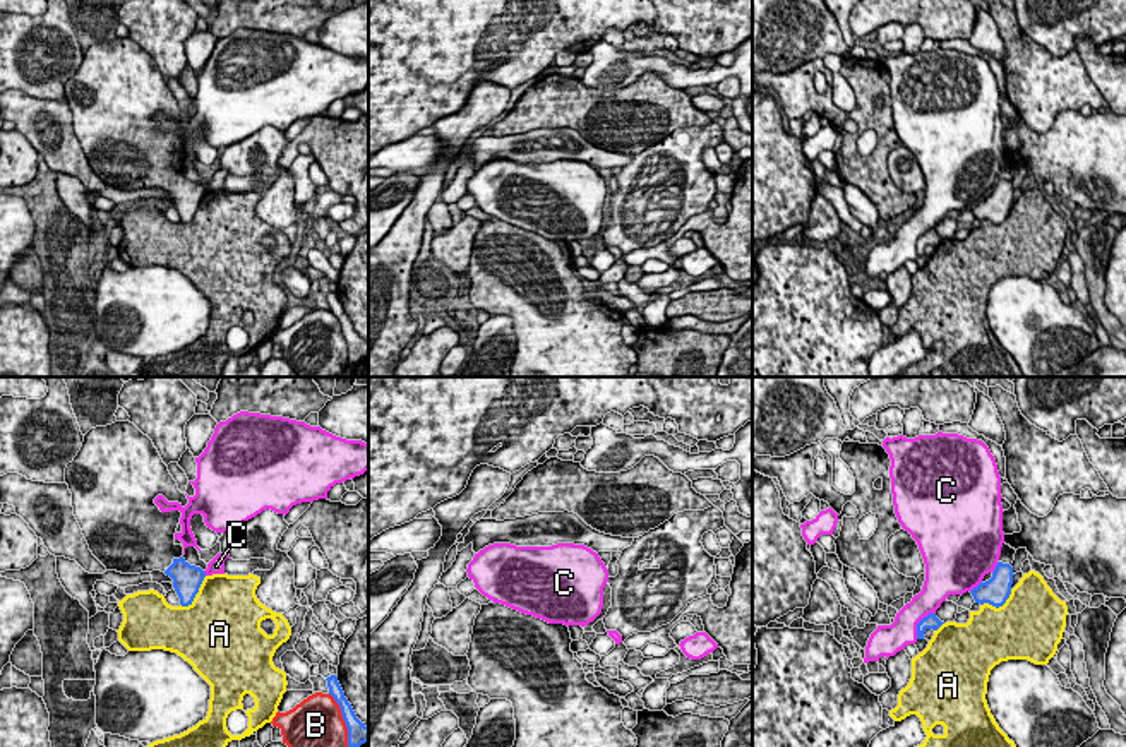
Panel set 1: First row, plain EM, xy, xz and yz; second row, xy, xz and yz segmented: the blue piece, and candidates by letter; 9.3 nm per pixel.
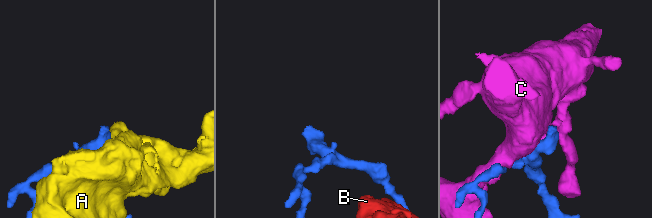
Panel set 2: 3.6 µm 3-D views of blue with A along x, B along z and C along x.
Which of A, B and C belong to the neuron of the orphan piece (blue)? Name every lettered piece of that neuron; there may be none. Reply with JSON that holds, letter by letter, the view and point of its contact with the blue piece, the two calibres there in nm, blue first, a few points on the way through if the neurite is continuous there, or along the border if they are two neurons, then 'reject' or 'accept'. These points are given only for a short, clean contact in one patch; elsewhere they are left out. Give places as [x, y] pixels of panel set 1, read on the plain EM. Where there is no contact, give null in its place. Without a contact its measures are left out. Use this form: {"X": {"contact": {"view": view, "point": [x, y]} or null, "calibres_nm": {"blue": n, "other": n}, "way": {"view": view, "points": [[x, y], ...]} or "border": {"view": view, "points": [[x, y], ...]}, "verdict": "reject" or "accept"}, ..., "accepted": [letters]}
{"A": {"contact": {"view": "xy", "point": [197, 208]}, "calibres_nm": {"blue": 280, "other": 500}, "verdict": "reject"}, "B": {"contact": {"view": "xy", "point": [343, 334]}, "calibres_nm": {"blue": 200, "other": 500}, "verdict": "reject"}, "C": {"contact": {"view": "yz", "point": [919, 239]}, "calibres_nm": {"blue": 140, "other": 260}, "verdict": "reject"}, "accepted": []}

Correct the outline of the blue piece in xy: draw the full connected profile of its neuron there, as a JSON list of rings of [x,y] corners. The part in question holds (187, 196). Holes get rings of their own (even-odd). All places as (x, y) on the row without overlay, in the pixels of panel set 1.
[[[129,36],[91,45],[84,51],[81,67],[65,84],[65,99],[89,166],[106,187],[122,190],[161,187],[173,195],[180,221],[192,221],[206,188],[183,175],[183,159],[175,154],[182,149],[182,128],[161,128],[154,120],[154,115],[163,111],[168,118],[185,123],[189,115],[178,106],[147,51]]]

